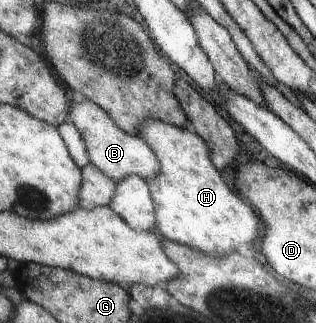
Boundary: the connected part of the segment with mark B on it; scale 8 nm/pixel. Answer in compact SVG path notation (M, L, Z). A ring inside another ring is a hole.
M86 98L74 99L67 121L72 121L83 136L91 163L115 182L121 181L128 175L138 175L148 180L159 174L161 164L151 145L142 137L120 129L114 118L94 101Z

